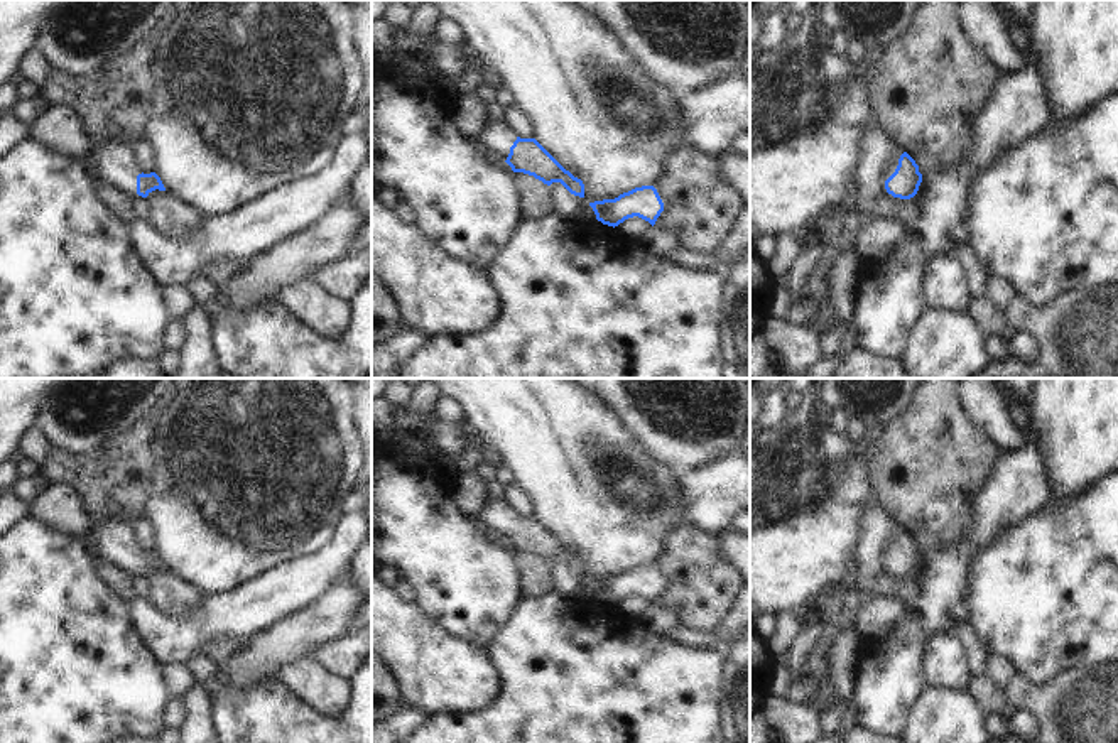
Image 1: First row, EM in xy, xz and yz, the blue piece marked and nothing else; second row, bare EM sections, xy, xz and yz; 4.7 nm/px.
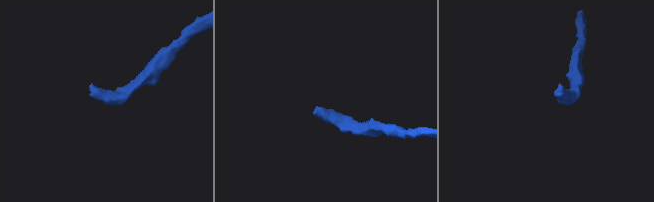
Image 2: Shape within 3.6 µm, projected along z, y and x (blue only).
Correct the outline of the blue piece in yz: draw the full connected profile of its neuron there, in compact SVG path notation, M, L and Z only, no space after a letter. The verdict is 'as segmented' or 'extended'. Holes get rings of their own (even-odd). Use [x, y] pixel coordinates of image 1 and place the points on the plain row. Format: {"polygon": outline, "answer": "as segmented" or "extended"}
{"polygon": "M904 530L885 552L885 567L893 576L910 578L917 572L922 561L922 552L915 539Z", "answer": "extended"}

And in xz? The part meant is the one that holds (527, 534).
{"polygon": "M488 500L478 517L513 550L534 554L547 564L561 561L571 572L584 576L583 559L566 549L535 517L517 515L503 500Z", "answer": "extended"}

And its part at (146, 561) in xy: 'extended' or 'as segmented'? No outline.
extended

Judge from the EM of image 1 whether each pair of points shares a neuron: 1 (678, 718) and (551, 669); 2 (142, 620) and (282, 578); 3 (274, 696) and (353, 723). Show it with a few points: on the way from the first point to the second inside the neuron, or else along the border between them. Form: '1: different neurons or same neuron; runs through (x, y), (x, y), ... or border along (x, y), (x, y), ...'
1: same neuron; runs through (645, 718), (595, 713), (583, 701)
2: same neuron; runs through (178, 623), (201, 623), (247, 608)
3: same neuron; runs through (294, 716), (303, 725), (333, 725)

